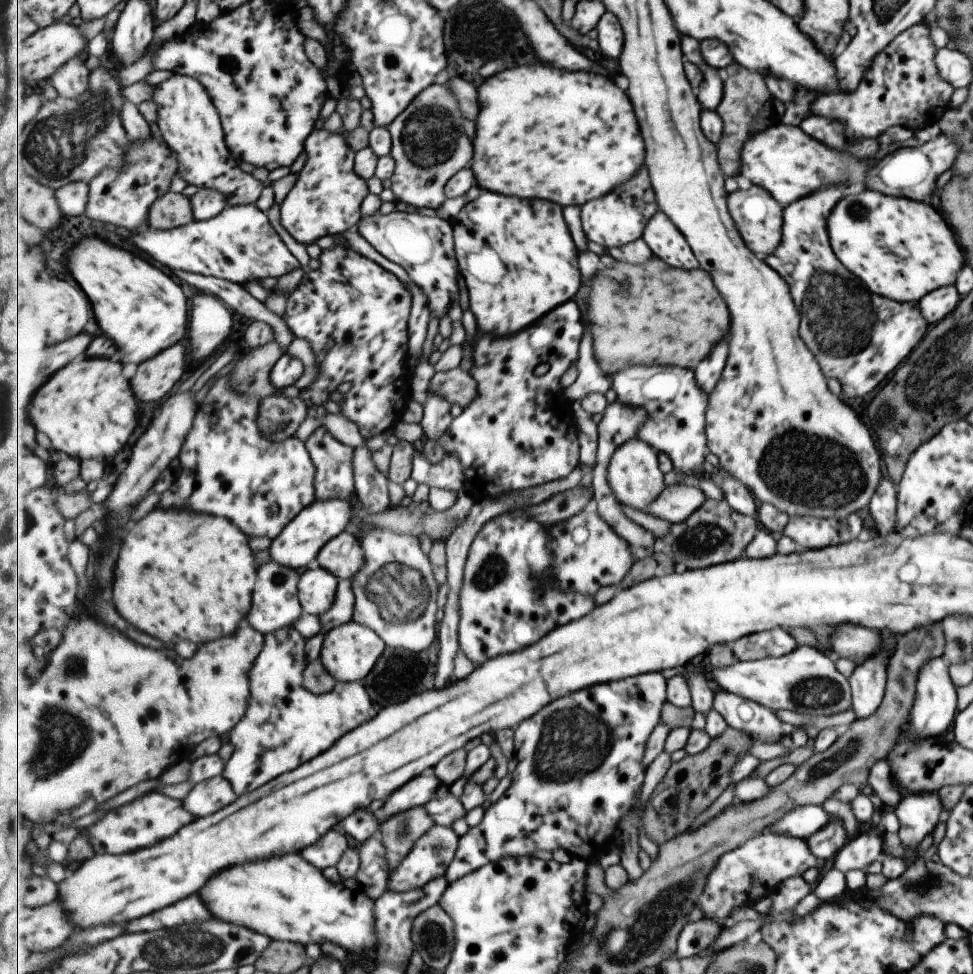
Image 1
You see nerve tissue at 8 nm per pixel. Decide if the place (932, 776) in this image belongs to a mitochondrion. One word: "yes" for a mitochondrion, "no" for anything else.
no

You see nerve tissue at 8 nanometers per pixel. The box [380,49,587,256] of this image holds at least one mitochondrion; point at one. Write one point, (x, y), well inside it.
(429, 137)

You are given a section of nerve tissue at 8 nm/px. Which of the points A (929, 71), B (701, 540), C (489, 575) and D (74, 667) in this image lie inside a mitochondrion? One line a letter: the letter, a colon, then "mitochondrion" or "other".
A: other
B: mitochondrion
C: mitochondrion
D: mitochondrion

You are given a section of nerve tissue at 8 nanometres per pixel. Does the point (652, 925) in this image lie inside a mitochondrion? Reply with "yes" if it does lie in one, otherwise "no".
yes

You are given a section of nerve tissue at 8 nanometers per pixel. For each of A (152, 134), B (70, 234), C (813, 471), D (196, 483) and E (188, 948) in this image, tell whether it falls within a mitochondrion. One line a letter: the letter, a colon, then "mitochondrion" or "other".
A: other
B: other
C: mitochondrion
D: other
E: mitochondrion

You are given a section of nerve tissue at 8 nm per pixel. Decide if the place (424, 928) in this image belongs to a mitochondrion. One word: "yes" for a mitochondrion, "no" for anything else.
yes

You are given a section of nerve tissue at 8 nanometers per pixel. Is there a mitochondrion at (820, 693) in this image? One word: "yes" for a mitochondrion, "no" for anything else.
yes

